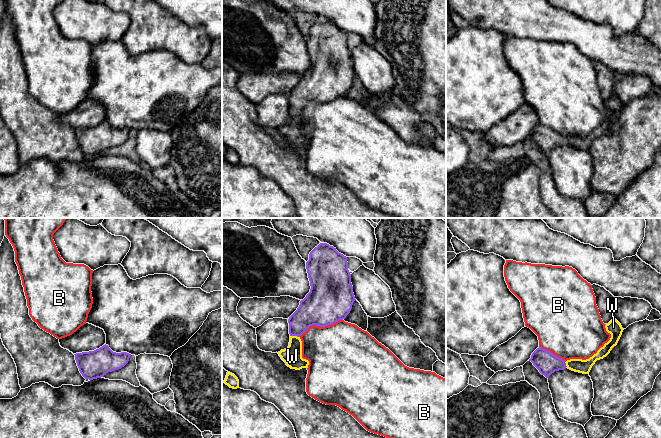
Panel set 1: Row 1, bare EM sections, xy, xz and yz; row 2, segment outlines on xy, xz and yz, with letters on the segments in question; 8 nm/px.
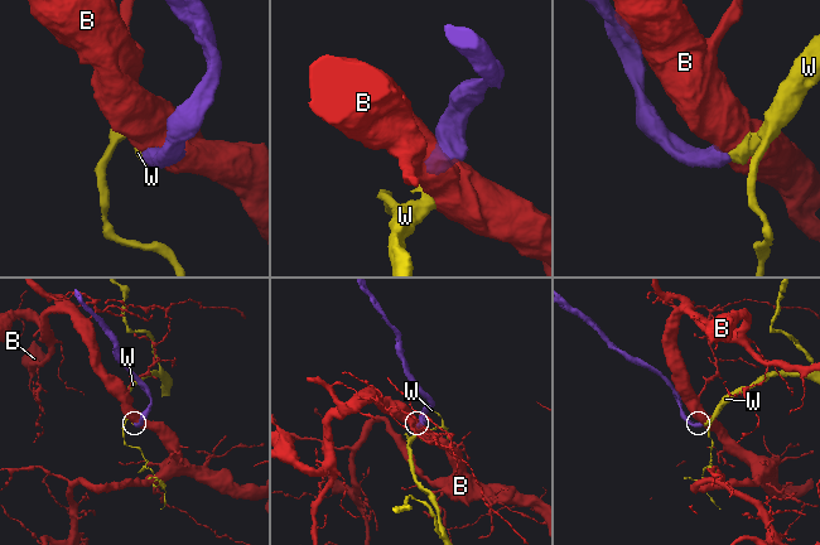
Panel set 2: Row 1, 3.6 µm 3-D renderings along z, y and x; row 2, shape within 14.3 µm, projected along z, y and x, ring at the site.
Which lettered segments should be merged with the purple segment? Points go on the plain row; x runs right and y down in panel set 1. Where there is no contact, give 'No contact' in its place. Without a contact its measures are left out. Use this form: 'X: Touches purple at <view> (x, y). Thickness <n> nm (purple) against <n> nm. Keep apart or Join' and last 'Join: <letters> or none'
B: Touches purple at xz (320, 102). Thickness 360 nm (purple) against 460 nm. Keep apart
W: Touches purple at xz (295, 111). Thickness 240 nm (purple) against 160 nm. Join
Join: W

